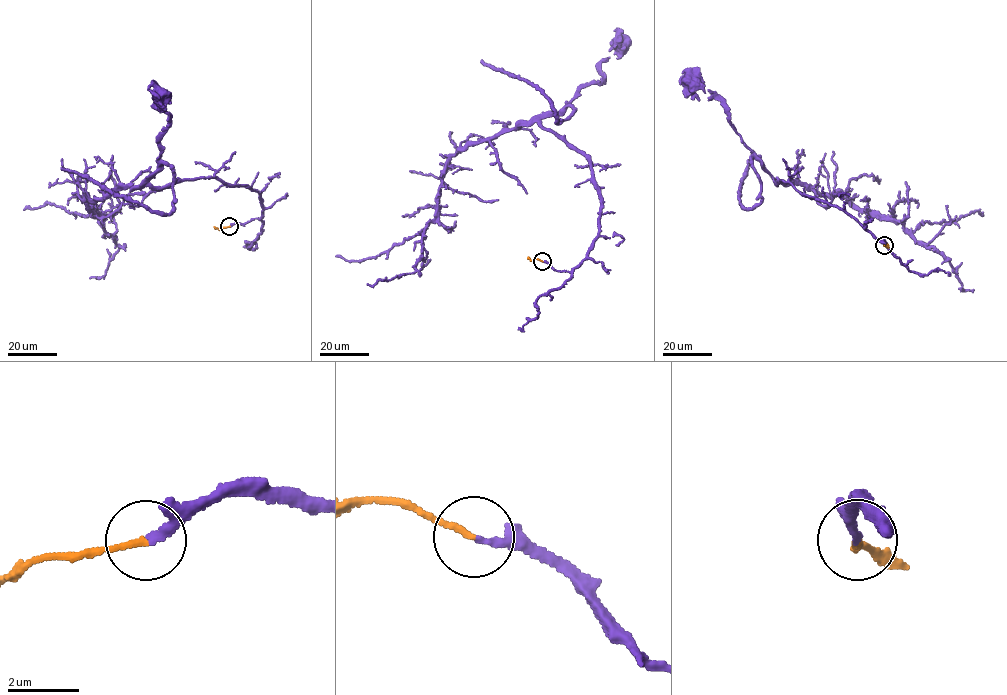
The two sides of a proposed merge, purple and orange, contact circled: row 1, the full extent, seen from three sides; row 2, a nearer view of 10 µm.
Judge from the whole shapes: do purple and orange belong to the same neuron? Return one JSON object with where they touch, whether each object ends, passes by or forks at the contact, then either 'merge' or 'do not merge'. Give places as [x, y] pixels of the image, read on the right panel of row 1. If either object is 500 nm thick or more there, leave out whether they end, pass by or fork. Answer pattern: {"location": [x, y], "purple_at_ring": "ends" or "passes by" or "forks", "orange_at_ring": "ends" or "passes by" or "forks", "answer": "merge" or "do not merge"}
{"location": [884, 245], "purple_at_ring": "ends", "orange_at_ring": "ends", "answer": "merge"}

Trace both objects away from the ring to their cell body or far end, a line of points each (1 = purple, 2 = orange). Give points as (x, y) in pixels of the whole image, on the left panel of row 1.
1: (230, 226), (259, 219), (256, 190), (216, 177), (148, 182), (168, 123), (155, 108), (160, 95)
2: (230, 226), (218, 229), (214, 226)

